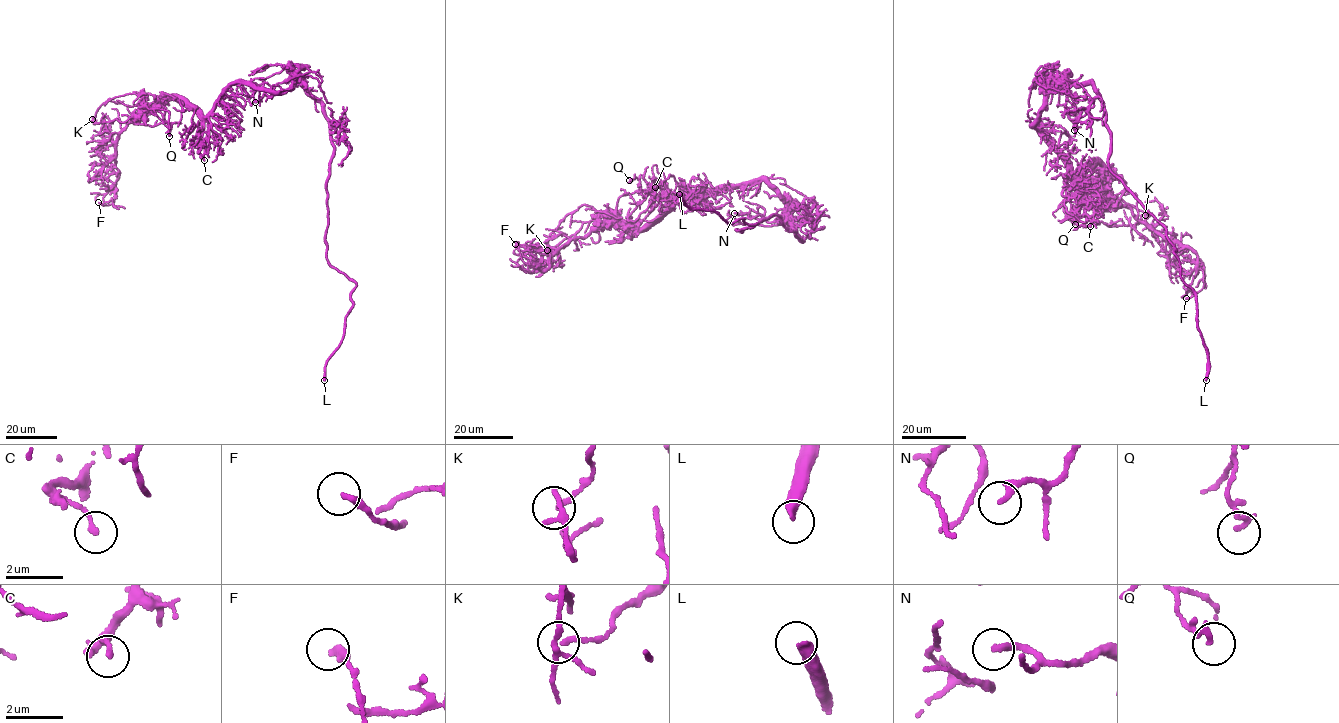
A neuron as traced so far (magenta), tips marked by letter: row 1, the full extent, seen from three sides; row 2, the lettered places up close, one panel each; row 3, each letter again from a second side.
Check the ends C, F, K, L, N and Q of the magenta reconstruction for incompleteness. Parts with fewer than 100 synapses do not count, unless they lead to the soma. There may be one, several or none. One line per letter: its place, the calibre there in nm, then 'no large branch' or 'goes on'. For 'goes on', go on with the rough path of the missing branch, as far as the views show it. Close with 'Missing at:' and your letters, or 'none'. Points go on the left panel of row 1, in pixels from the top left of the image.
C: place (204, 160); calibre 180 nm; no large branch
F: place (98, 202); calibre 280 nm; no large branch
K: place (92, 119); calibre 120 nm; no large branch
L: place (324, 380); calibre 440 nm; goes on; course (324, 380), (315, 383), (302, 398)
N: place (255, 102); calibre 190 nm; no large branch
Q: place (169, 136); calibre 190 nm; no large branch
Missing at: L

